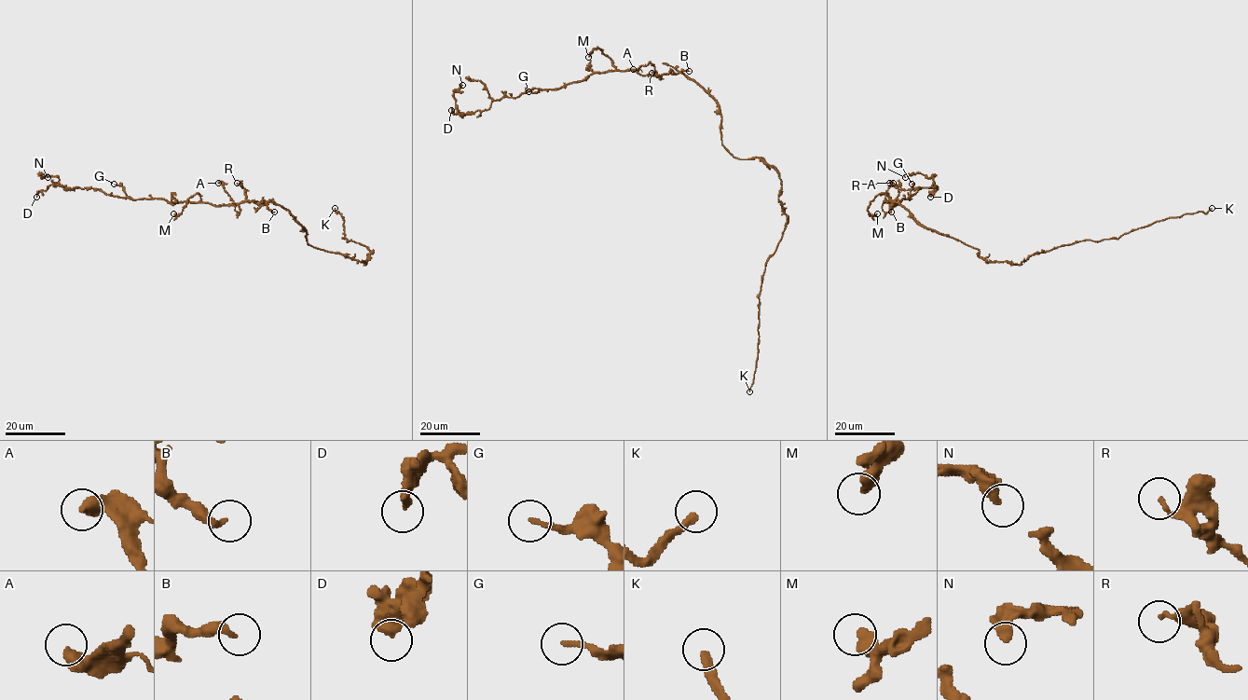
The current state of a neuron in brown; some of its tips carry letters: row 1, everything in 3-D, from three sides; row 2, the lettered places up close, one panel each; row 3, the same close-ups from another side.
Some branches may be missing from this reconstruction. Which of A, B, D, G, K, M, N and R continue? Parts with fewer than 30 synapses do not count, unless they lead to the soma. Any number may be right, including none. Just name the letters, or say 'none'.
K

